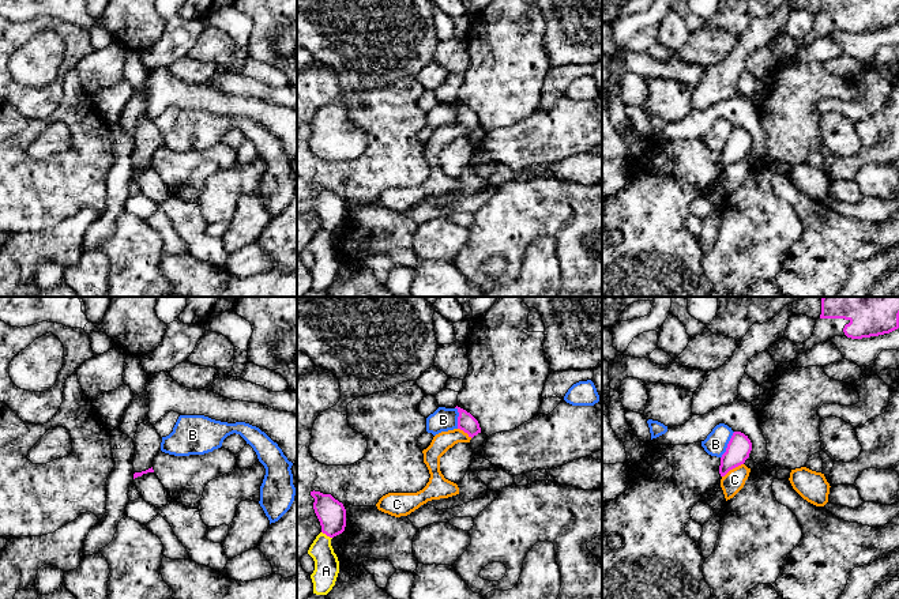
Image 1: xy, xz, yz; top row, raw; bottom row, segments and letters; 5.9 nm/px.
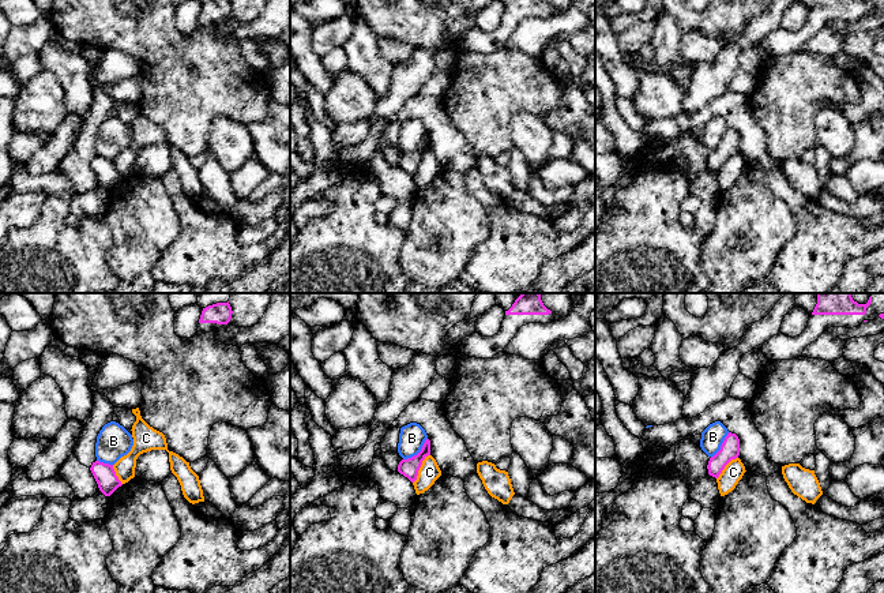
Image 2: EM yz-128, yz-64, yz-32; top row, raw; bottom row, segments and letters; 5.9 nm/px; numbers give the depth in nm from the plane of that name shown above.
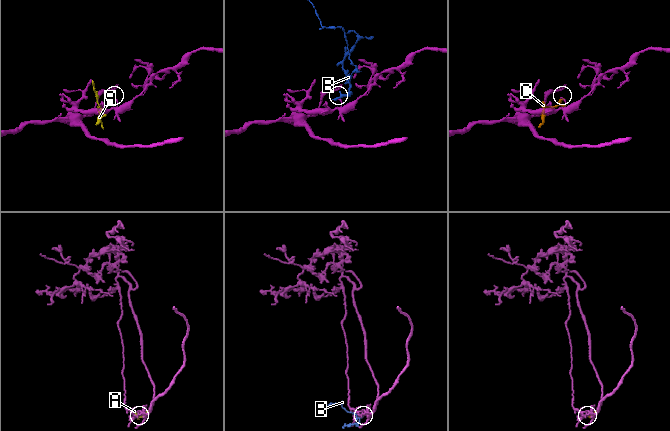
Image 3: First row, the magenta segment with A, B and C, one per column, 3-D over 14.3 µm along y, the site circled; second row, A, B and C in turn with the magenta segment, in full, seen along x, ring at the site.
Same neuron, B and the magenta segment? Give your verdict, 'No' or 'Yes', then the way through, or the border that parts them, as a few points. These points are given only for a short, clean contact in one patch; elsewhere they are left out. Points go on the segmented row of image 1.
Yes. Path across: yz (738, 448), (728, 445), (715, 444)

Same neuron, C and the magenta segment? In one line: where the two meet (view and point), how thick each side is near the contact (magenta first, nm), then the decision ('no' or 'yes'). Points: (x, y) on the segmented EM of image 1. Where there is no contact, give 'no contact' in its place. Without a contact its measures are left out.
yz (732, 468) | 140/120 nm | no

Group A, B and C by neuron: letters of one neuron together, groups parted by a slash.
A / B / C

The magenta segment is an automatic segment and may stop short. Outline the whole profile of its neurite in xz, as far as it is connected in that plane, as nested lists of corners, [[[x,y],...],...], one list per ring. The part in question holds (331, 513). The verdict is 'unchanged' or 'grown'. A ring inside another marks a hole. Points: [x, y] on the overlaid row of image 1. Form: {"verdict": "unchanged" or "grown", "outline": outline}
{"verdict": "unchanged", "outline": [[[313,490],[311,496],[315,498],[313,509],[320,521],[321,532],[330,538],[342,534],[346,527],[346,509],[343,504],[331,494]]]}

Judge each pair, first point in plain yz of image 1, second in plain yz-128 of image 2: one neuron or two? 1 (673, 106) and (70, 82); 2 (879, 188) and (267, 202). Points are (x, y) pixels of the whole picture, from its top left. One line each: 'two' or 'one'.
1: two
2: two

